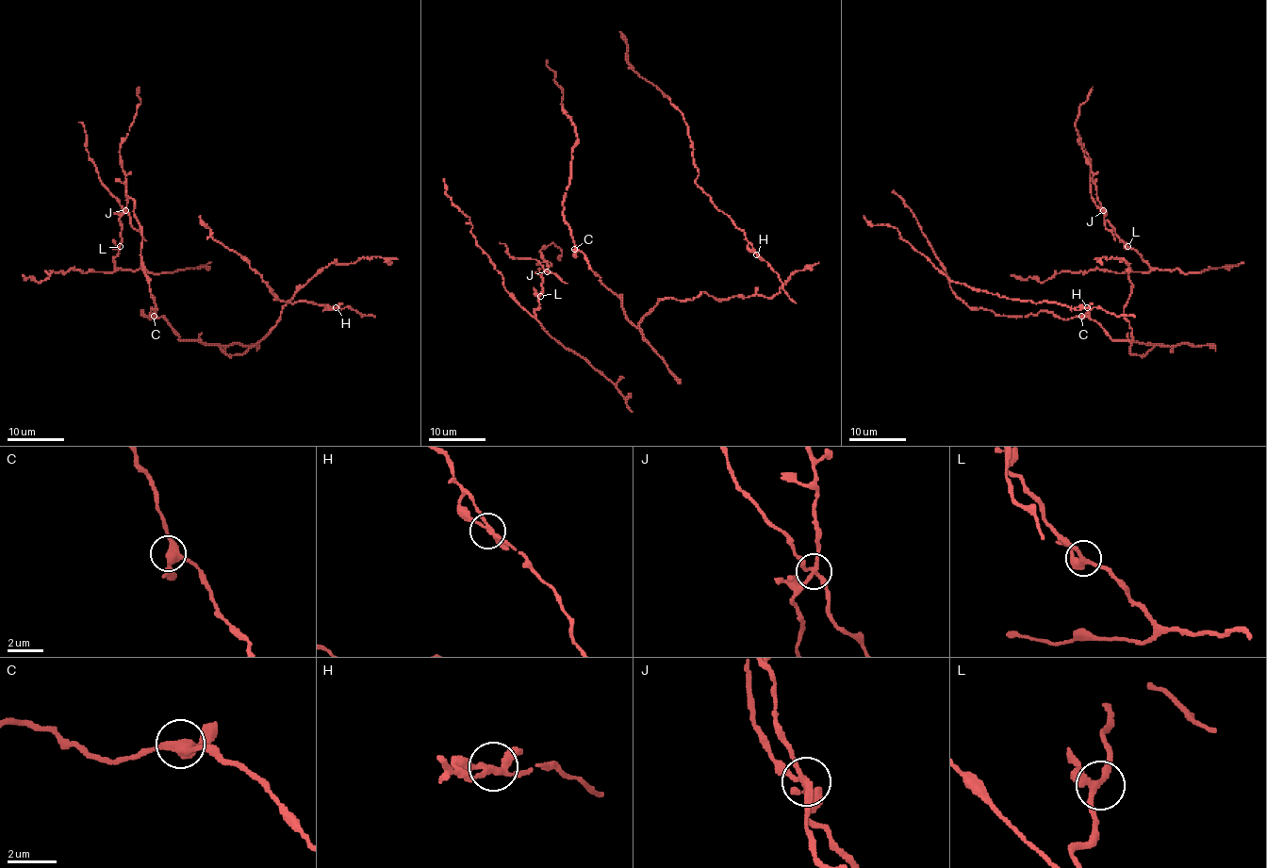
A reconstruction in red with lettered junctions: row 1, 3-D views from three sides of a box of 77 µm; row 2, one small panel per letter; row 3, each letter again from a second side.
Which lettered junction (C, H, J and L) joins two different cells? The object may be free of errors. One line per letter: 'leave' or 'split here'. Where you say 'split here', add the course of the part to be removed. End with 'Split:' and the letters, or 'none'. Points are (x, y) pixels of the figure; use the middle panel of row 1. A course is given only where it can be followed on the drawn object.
C: leave
H: leave
J: split here | (546, 271), (534, 259), (511, 257), (505, 243), (500, 242)
L: leave
Split: J

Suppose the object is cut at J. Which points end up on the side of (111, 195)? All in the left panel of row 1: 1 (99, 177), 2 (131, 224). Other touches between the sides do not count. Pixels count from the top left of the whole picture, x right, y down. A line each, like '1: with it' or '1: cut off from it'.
1: with it
2: with it

